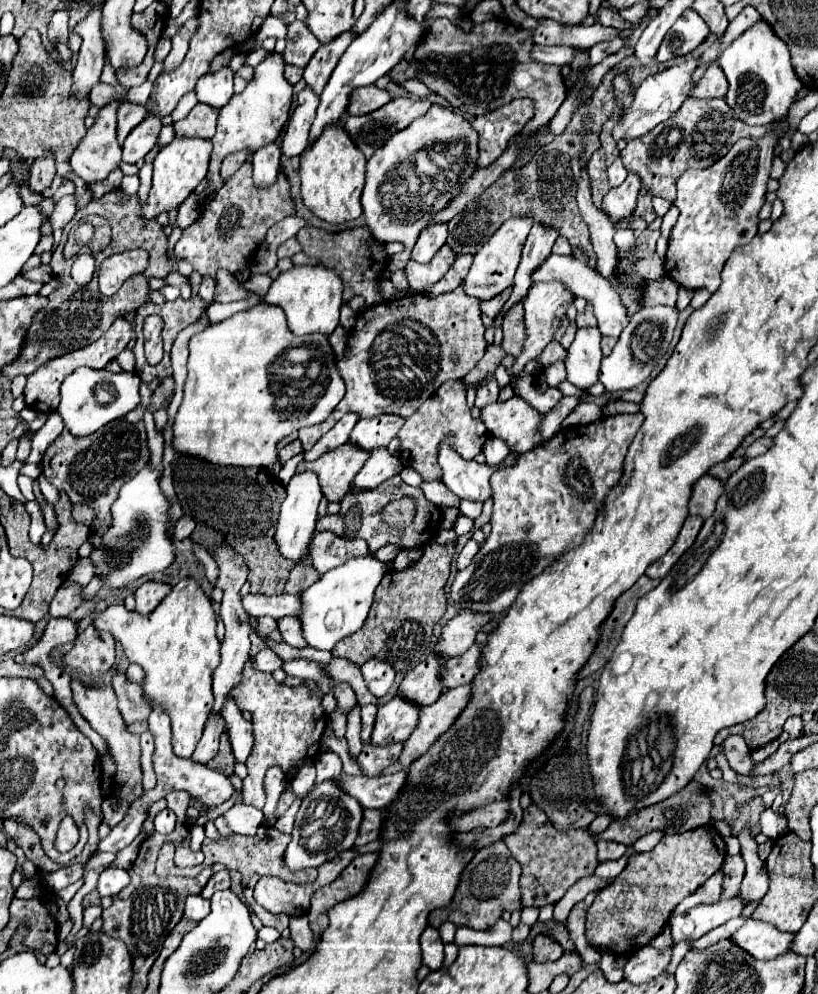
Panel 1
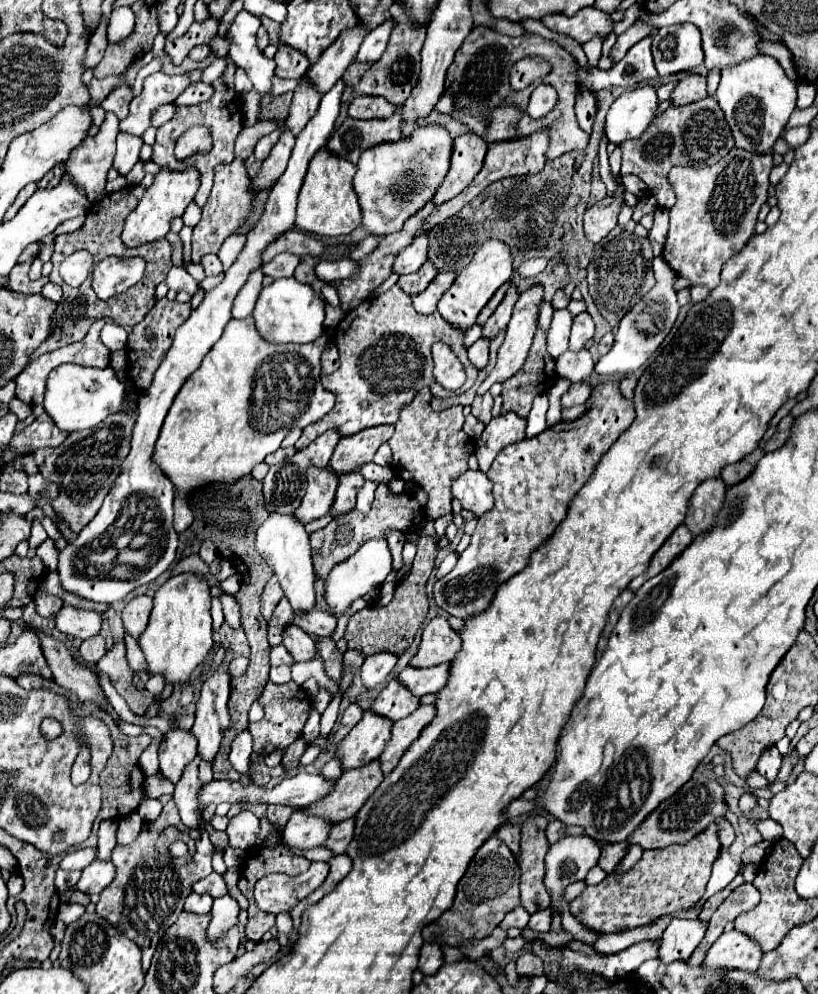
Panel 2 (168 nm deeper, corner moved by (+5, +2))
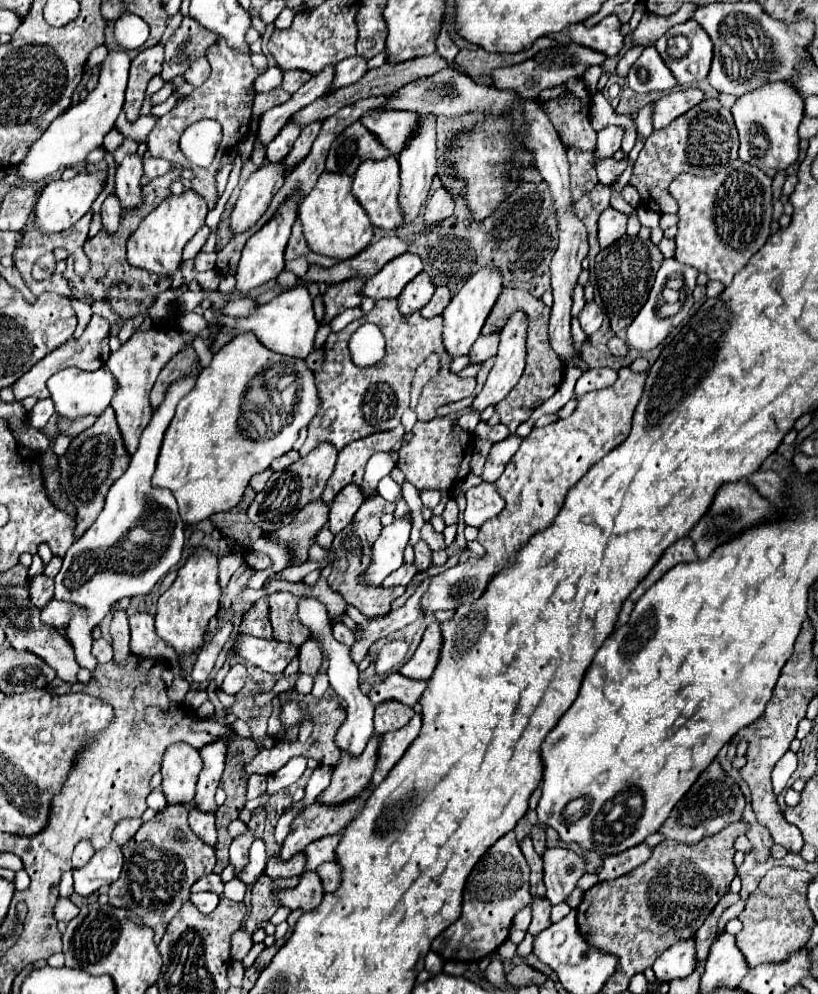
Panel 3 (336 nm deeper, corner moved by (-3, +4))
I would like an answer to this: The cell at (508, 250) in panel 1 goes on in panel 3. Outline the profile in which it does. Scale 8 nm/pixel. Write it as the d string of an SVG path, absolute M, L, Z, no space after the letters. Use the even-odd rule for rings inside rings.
M483 266L479 272L475 272L465 282L465 286L453 296L449 306L443 310L443 320L445 320L443 338L445 338L447 352L453 358L457 358L461 354L467 354L471 350L471 346L479 338L481 328L483 328L493 304L497 302L501 290L503 290L503 274L501 274L501 270L497 266Z

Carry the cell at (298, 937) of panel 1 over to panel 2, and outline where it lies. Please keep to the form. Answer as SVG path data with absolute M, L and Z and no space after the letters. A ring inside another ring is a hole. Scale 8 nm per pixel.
M279 912L277 914L277 920L275 920L275 928L279 930L279 932L283 932L283 934L291 934L291 930L293 930L293 924L291 924L291 916L289 914L285 914L285 912Z

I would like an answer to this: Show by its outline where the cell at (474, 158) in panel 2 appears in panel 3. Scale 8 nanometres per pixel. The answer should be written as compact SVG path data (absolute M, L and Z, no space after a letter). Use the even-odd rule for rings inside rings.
M439 188L431 196L431 200L429 200L427 208L425 208L425 222L435 226L437 222L451 216L453 210L455 210L455 194L449 188Z

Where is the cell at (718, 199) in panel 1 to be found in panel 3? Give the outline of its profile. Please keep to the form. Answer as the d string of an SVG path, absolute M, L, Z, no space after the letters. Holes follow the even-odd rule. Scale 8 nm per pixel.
M735 160L723 172L717 172L709 178L679 174L669 186L673 198L679 204L677 210L677 262L705 272L709 280L719 280L725 286L731 284L735 272L739 272L749 258L765 244L765 238L771 234L771 176L761 168L751 166L743 160Z

